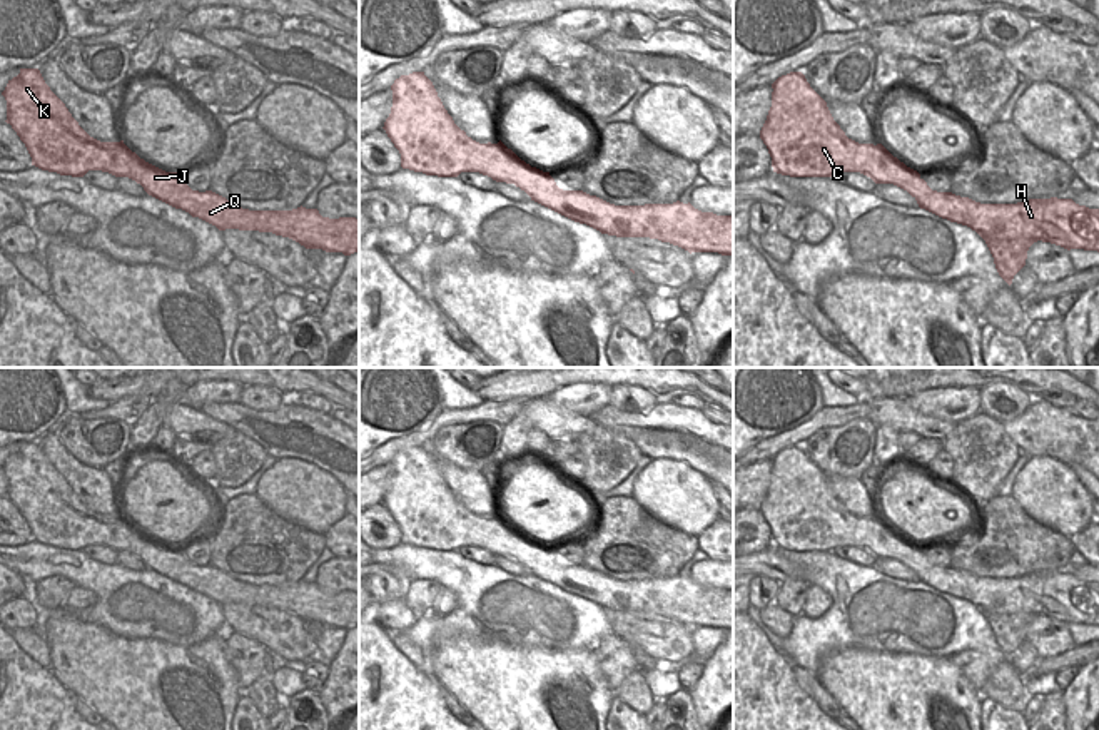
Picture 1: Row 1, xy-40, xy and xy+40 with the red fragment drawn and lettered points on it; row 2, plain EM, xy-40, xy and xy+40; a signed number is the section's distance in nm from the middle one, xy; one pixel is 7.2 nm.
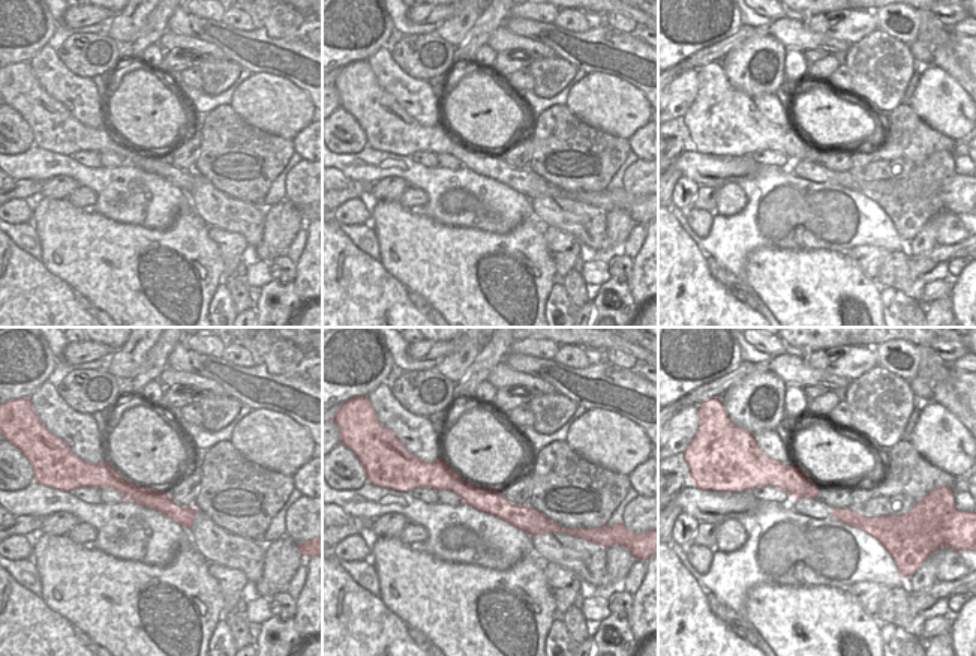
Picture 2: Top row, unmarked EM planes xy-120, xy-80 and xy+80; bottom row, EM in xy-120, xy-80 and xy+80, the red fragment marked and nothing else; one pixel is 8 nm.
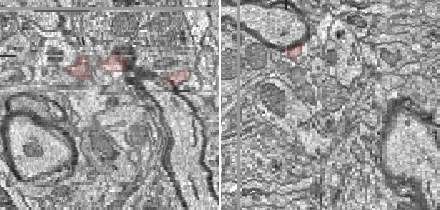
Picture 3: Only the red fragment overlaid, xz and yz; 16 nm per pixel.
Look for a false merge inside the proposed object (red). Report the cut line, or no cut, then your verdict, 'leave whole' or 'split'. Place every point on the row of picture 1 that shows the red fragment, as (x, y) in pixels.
no cut; leave whole

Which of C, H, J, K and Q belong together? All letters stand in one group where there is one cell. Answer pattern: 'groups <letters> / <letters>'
groups C H J K Q

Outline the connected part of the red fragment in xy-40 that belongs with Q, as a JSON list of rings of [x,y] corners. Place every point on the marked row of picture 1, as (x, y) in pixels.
[[[20,68],[2,95],[7,100],[7,124],[25,144],[32,165],[60,175],[84,177],[89,170],[129,177],[144,190],[199,217],[219,231],[259,231],[289,237],[306,249],[342,252],[359,251],[359,219],[322,217],[317,209],[249,210],[225,197],[192,190],[182,172],[165,172],[132,152],[124,140],[100,142],[72,117],[65,104],[50,90],[38,68]]]

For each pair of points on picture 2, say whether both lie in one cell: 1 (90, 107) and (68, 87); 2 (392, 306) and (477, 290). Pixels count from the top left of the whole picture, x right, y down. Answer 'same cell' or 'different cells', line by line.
1: same cell
2: different cells

